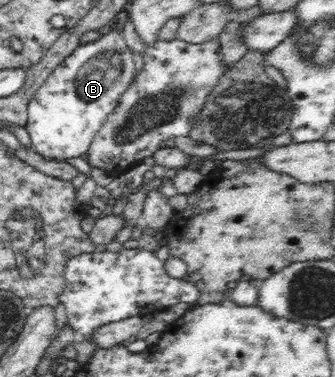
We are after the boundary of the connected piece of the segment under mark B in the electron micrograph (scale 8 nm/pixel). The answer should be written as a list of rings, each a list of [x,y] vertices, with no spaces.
[[[115,28],[94,42],[76,47],[72,54],[56,66],[56,70],[38,88],[28,103],[28,120],[23,127],[28,131],[34,151],[45,159],[57,159],[58,161],[87,154],[96,132],[100,130],[107,116],[116,108],[121,94],[134,78],[136,66],[130,50],[123,38],[122,31]]]

